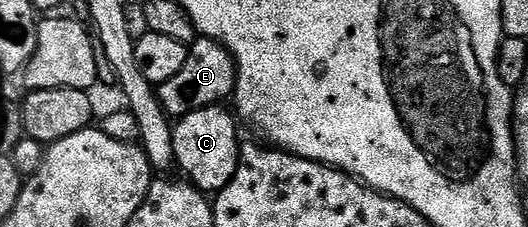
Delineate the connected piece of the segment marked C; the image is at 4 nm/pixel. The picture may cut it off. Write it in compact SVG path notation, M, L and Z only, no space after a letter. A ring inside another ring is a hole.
M218 104L198 109L178 118L173 125L175 165L183 168L182 176L204 195L218 195L231 182L239 166L241 140L235 130L237 121L223 108Z

